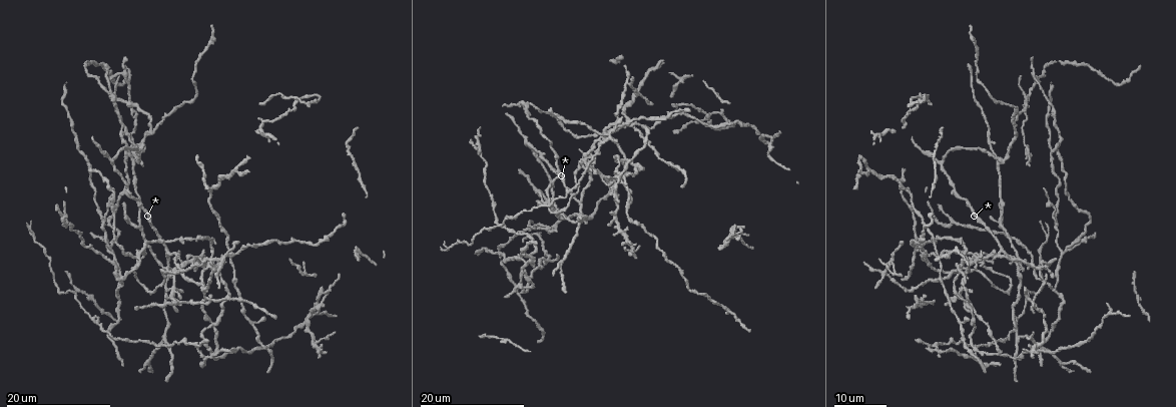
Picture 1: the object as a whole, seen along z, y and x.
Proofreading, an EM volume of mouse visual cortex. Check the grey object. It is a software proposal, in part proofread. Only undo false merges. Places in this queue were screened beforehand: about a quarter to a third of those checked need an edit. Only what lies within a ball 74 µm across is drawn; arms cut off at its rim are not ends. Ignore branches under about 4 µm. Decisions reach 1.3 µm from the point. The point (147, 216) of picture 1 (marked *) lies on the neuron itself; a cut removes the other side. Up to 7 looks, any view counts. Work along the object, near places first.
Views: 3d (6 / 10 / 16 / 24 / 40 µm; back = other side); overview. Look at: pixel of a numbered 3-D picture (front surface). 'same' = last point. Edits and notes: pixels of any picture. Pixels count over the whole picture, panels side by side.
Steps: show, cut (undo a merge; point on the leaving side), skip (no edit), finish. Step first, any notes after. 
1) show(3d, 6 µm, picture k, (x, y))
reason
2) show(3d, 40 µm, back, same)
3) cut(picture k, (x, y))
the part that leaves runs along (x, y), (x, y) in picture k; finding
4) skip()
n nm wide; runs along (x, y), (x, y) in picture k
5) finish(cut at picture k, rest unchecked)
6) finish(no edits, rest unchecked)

show(3d, 16 µm, picture 1, (1002, 225))
a fork

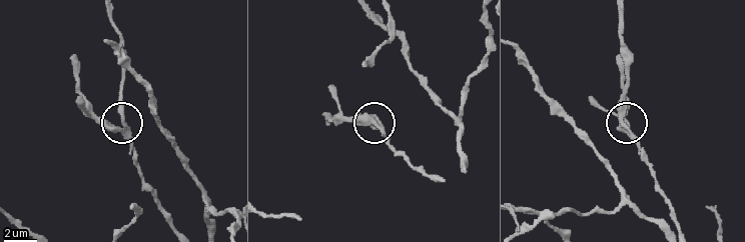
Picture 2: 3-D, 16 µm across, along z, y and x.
show(3d, 10 µm, picture 2, (117, 128))

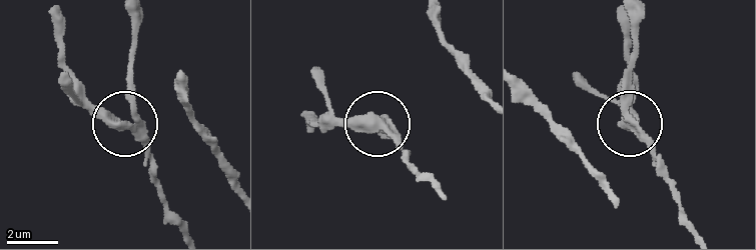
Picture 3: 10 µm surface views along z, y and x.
cut(picture 3, (103, 108))
3 arms; the part that leaves runs along (131, 130), (108, 119), (84, 94), (62, 55), (62, 16) in picture 3; two neurons meet here

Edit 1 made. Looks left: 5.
show(3d, 24 µm, picture 1, (581, 202))
three arms meet

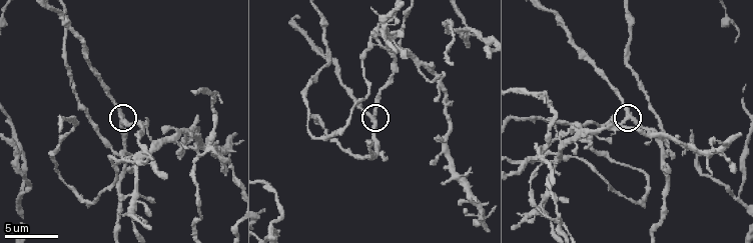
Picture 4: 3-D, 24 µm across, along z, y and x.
show(3d, 10 µm, picture 4, (373, 115))

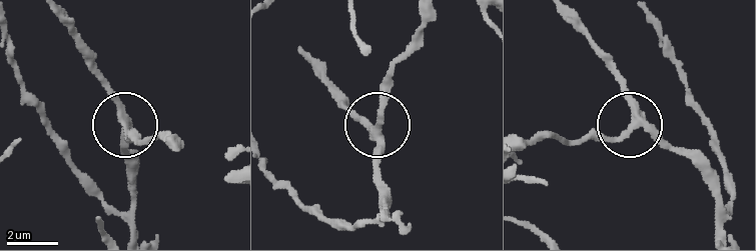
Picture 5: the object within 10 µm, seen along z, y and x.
skip()
280 nm wide; runs along (61, 20), (126, 123), (126, 166) in picture 5; one neuron here

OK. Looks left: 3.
show(3d, 16 µm, picture 1, (150, 129))
side arm on a straight run

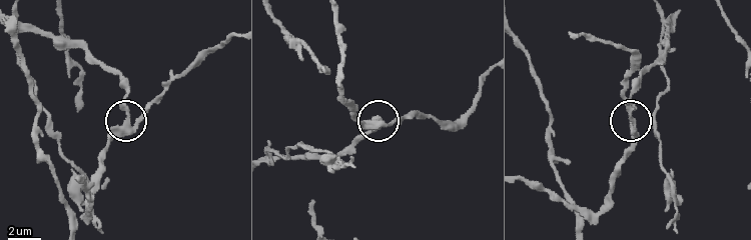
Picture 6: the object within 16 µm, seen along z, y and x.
show(3d, 10 µm, picture 6, (126, 121))

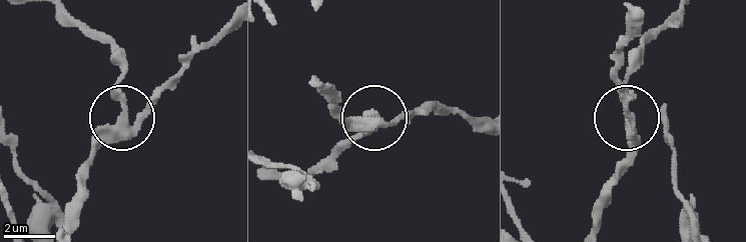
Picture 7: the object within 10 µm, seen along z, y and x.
skip()
3 arms; runs along (72, 224), (80, 173), (100, 140), (181, 72) in picture 7; one neuron here

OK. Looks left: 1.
show(3d, 6 µm, picture 4, (666, 155))
side arm on a straight run

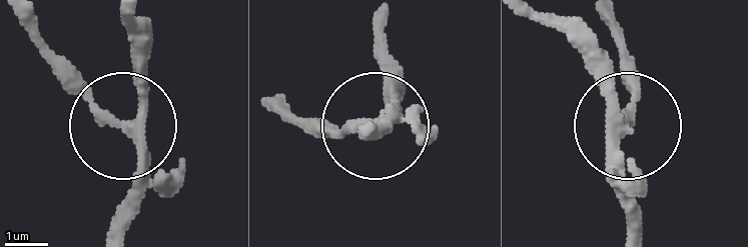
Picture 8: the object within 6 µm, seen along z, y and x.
skip()
runs along (120, 16), (141, 70), (131, 120), (109, 113), (37, 41) in picture 8; one neuron here

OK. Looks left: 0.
finish(cut at picture 3, rest unchecked)

